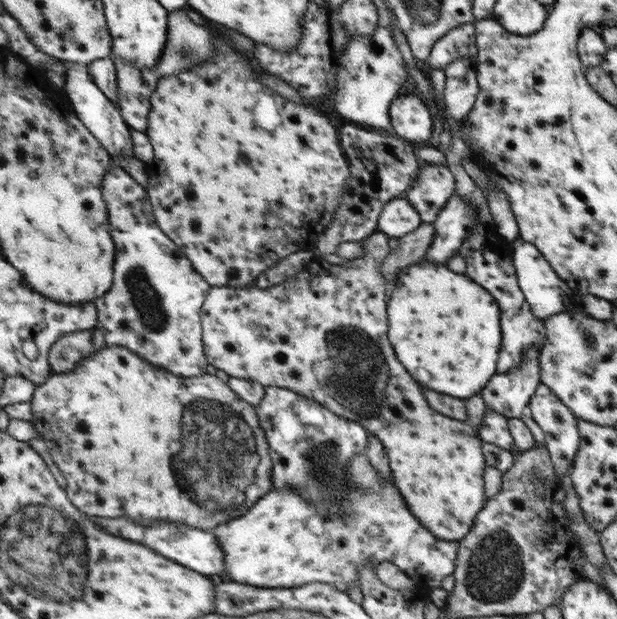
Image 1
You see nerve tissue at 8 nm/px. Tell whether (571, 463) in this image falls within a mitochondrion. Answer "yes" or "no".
no

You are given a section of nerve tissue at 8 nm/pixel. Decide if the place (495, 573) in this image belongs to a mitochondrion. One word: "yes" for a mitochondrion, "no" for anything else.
yes

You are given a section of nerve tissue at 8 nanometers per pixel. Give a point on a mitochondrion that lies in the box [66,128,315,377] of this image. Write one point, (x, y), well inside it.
(145, 299)

